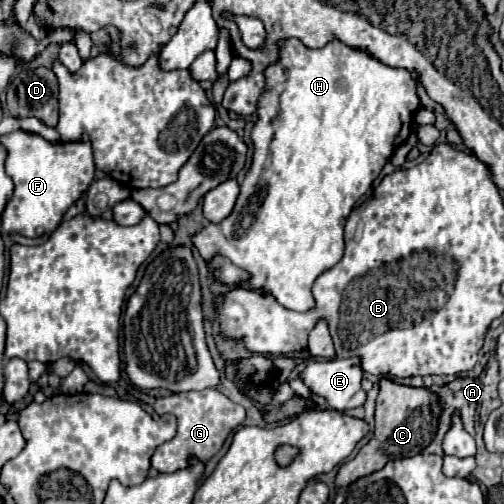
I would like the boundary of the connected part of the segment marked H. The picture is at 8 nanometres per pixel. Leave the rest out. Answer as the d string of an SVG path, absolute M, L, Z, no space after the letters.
M292 38L280 42L278 50L278 70L272 70L272 64L264 70L266 86L256 108L258 122L250 132L254 154L240 184L238 202L226 220L206 226L192 242L206 262L214 254L224 254L232 264L252 274L250 288L266 288L288 310L306 312L314 306L310 292L314 280L344 256L342 234L354 204L378 178L396 146L408 138L412 112L418 110L420 100L416 82L406 68L392 68L340 40L330 40L324 48L310 50Z

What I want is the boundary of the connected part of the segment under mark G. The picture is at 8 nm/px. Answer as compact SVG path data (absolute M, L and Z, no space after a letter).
M214 388L192 390L192 392L176 392L166 398L158 398L154 404L156 412L170 412L178 418L178 434L156 448L152 456L152 468L158 472L176 472L188 466L188 454L196 454L202 462L210 460L226 442L228 434L234 432L246 418L246 410L240 404L234 404L222 392Z

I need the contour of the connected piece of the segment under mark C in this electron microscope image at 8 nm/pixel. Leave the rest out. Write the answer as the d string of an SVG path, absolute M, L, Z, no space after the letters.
M388 378L380 380L380 392L376 400L376 424L374 424L374 438L360 448L354 460L340 466L336 474L336 486L348 486L362 476L368 476L380 470L392 458L408 458L416 456L430 444L436 434L436 424L440 416L440 402L438 396L426 388L410 388L396 384Z

